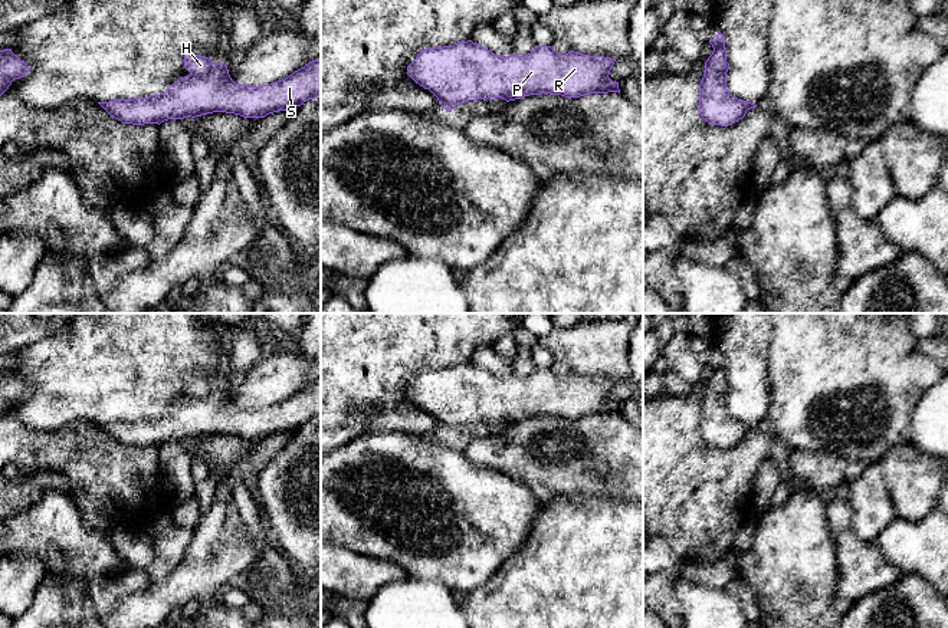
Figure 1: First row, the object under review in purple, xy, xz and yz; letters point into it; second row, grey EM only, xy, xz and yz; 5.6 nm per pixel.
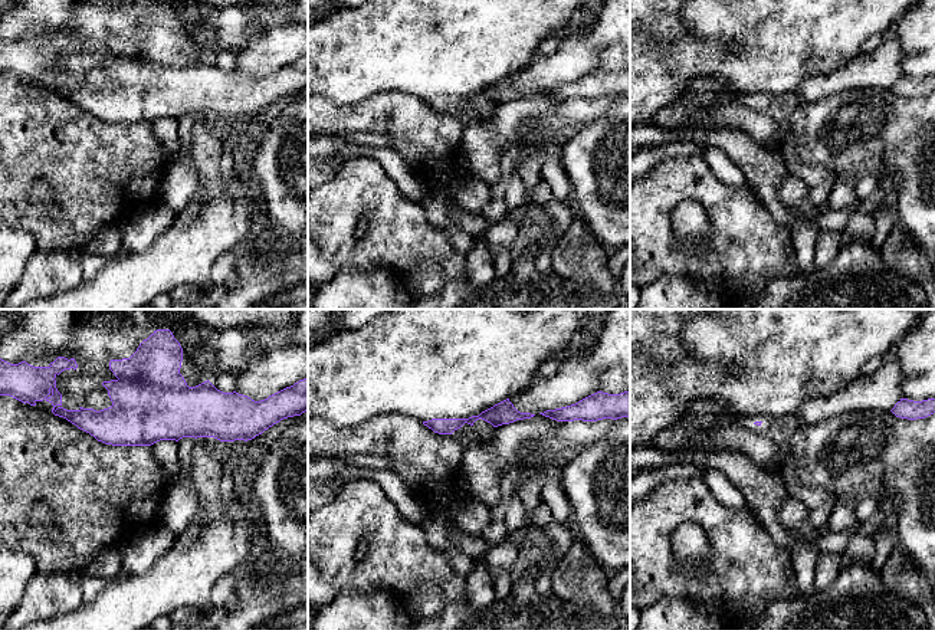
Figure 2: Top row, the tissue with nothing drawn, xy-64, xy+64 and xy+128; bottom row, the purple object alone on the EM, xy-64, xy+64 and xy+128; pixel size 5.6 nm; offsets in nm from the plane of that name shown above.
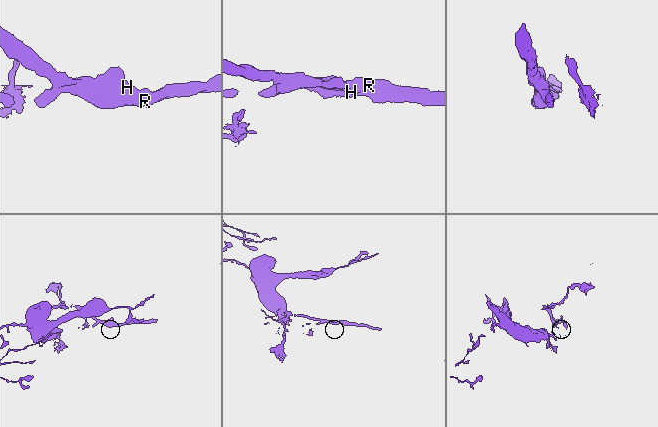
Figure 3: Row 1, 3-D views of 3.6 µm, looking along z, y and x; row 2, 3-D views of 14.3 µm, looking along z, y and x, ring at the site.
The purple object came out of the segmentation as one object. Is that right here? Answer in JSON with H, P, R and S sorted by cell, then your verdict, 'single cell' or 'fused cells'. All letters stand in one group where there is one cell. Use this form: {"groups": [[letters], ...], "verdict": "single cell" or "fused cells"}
{"groups": [["H"], ["P", "R", "S"]], "verdict": "fused cells"}

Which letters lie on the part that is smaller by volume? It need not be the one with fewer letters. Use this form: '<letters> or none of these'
P, R, S

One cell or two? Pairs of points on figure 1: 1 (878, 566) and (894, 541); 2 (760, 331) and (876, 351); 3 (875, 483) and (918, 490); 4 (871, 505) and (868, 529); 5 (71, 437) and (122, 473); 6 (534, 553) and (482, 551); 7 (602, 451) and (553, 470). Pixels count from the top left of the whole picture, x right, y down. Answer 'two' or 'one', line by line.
1: two
2: two
3: two
4: one
5: one
6: two
7: one

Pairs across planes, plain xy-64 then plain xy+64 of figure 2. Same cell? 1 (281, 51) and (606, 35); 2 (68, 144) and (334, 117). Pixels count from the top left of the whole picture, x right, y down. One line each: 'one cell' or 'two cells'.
1: two cells
2: one cell

